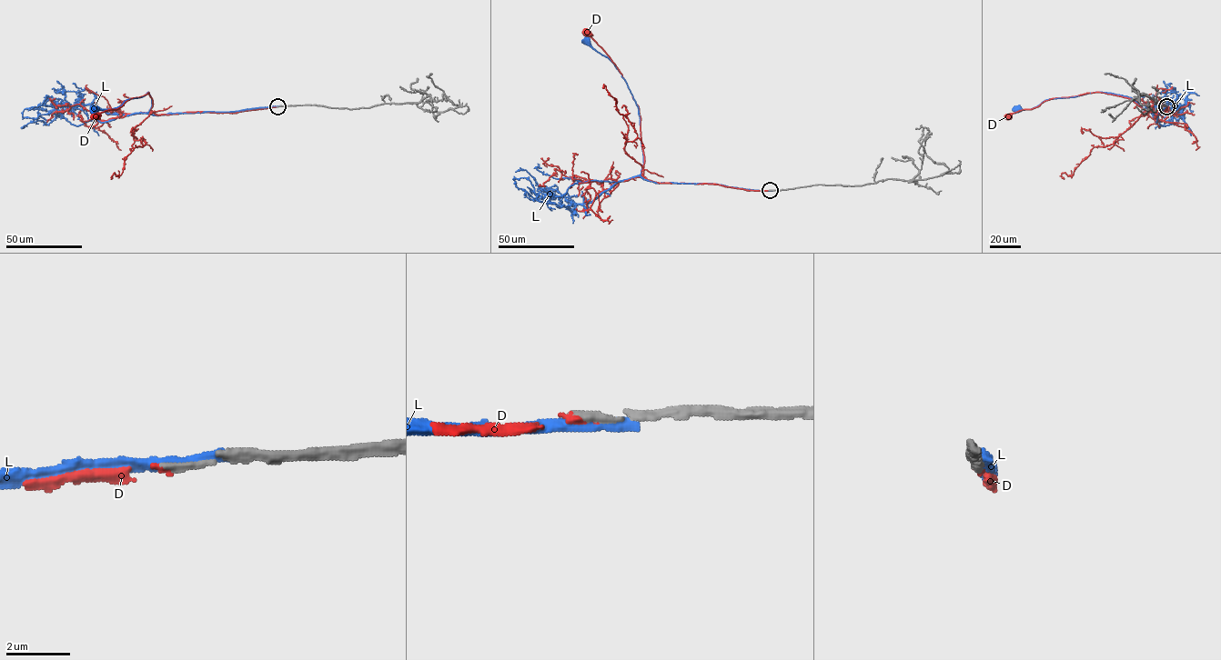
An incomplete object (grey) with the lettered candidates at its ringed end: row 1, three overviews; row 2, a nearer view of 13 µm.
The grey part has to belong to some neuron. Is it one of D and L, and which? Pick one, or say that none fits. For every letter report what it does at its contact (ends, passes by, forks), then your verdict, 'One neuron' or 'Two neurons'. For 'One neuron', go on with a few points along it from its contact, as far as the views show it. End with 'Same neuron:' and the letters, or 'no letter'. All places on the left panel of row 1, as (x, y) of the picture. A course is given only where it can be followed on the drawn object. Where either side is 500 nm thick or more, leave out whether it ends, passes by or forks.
D: It ends there. One neuron. Its course: (277, 106), (232, 113), (156, 114), (149, 112), (153, 100), (148, 92), (95, 116)
L: It ends there. Two neurons
Same neuron: D

